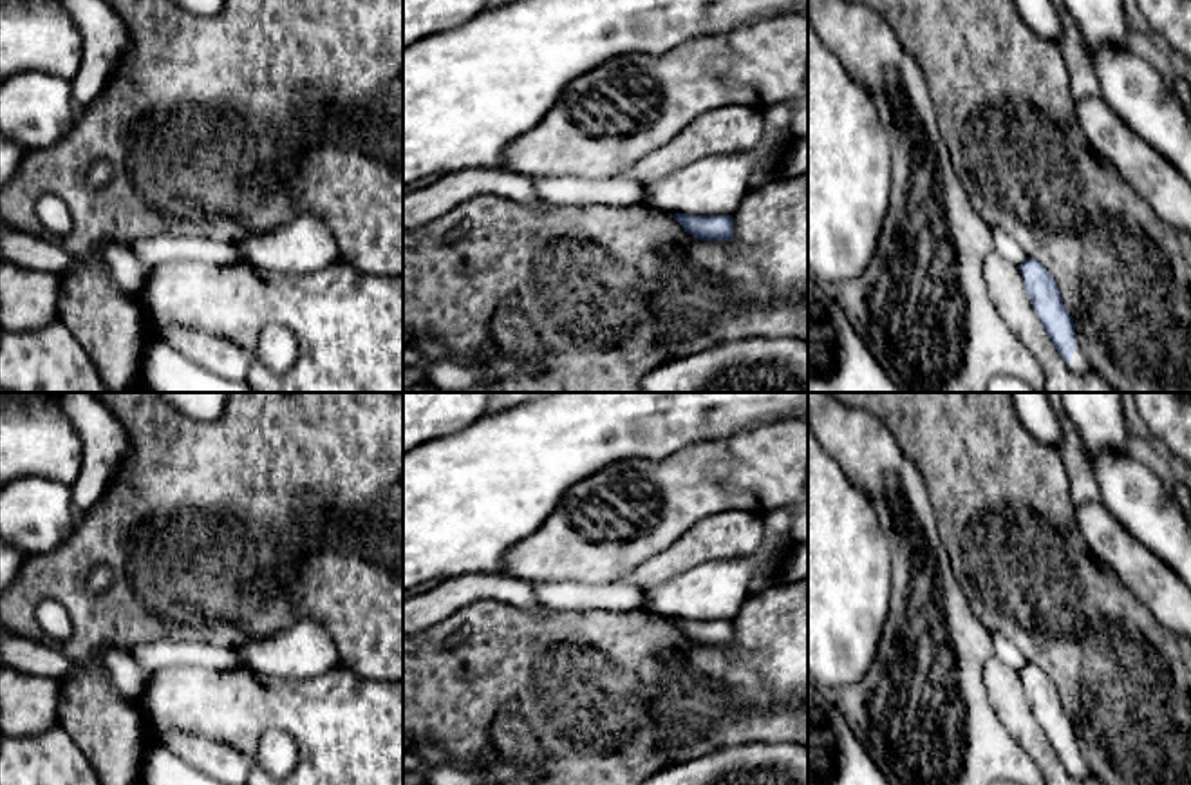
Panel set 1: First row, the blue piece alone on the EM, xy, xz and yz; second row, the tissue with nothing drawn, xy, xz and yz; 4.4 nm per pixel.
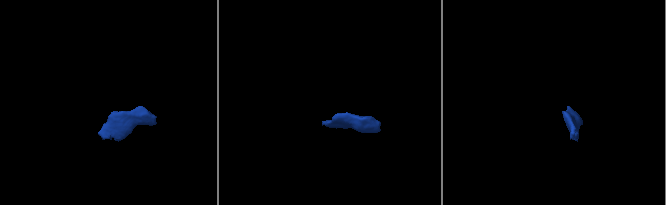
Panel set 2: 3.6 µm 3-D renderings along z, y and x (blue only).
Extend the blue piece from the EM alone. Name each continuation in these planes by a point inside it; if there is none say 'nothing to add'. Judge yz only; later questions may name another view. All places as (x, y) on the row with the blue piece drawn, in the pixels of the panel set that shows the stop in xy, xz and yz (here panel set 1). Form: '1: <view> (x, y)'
1: yz (1079, 362)

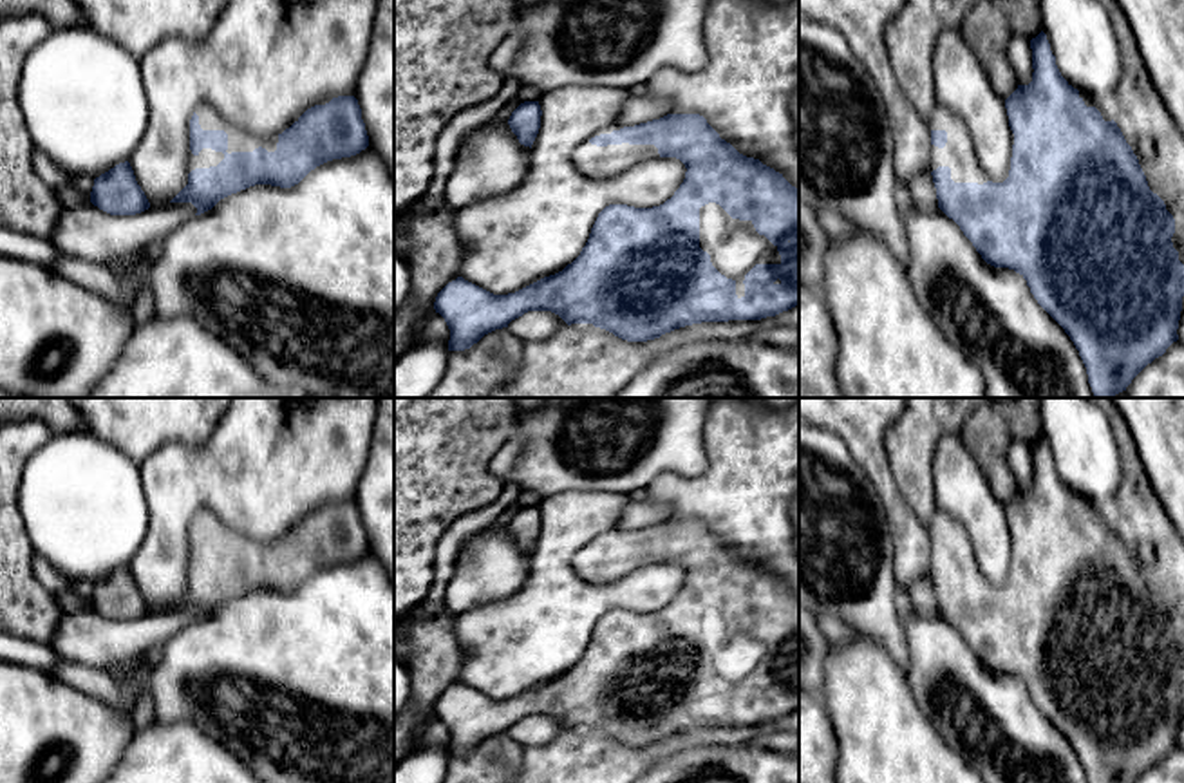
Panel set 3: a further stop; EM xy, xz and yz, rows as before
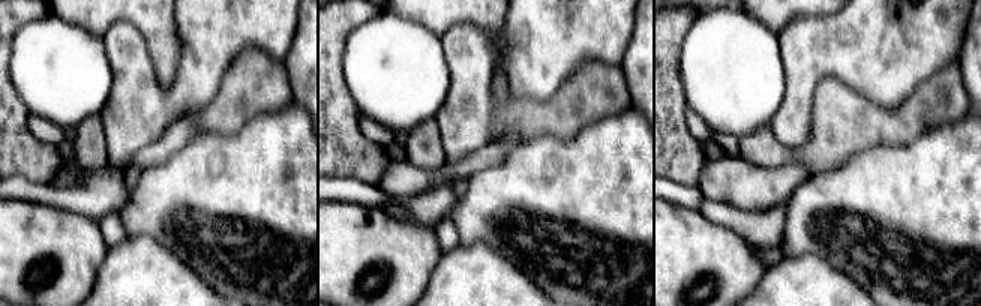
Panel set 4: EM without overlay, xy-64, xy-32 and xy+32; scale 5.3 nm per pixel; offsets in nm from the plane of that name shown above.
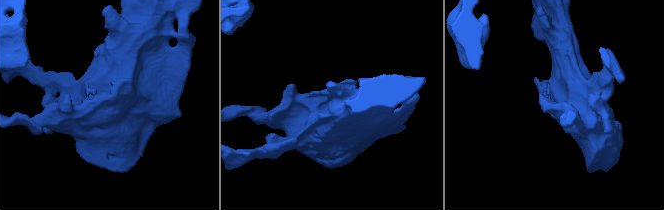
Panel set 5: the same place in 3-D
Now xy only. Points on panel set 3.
1: xy (237, 141)

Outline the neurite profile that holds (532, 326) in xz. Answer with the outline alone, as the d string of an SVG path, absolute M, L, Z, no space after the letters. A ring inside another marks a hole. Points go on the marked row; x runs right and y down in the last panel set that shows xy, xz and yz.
M528 311L508 324L508 331L522 342L555 336L568 324L551 311Z

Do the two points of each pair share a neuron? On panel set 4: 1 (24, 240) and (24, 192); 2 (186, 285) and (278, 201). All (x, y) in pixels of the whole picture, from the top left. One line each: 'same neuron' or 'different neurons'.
1: different neurons
2: different neurons

